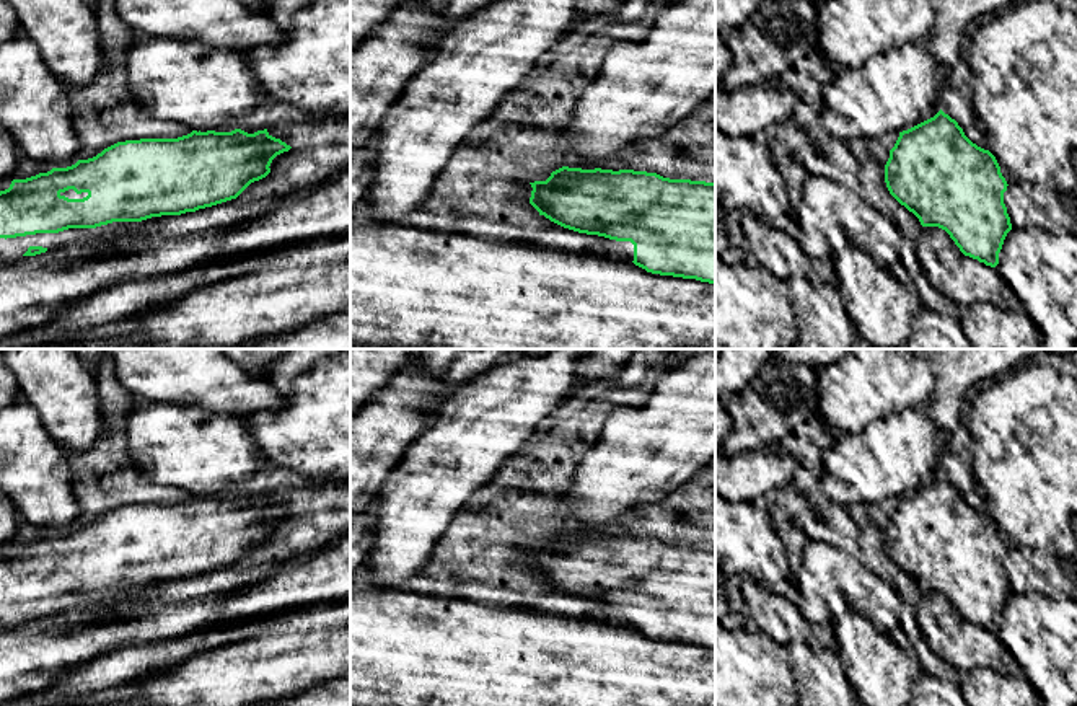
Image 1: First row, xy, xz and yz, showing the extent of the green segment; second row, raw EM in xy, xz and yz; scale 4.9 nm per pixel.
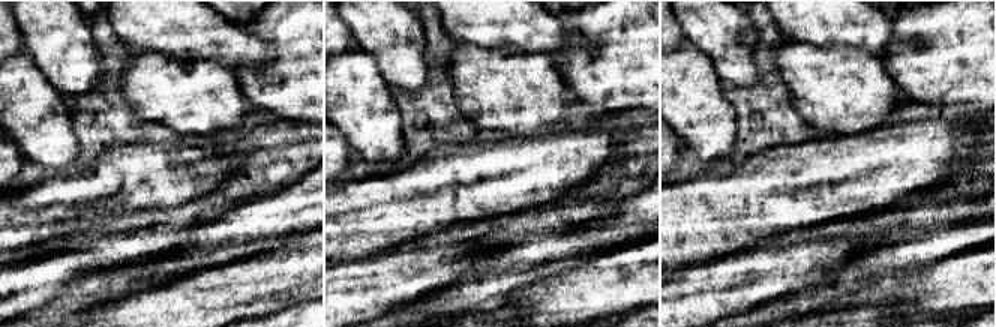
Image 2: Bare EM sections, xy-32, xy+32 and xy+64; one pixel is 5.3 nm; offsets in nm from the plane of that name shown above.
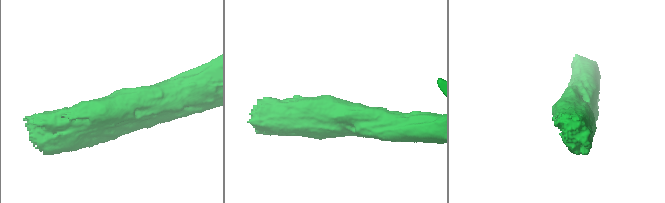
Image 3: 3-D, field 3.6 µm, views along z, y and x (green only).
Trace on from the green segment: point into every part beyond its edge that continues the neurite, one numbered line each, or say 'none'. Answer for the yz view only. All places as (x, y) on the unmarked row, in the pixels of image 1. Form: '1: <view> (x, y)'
none

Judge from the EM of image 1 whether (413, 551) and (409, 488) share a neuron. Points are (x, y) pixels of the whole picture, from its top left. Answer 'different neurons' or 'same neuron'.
same neuron

